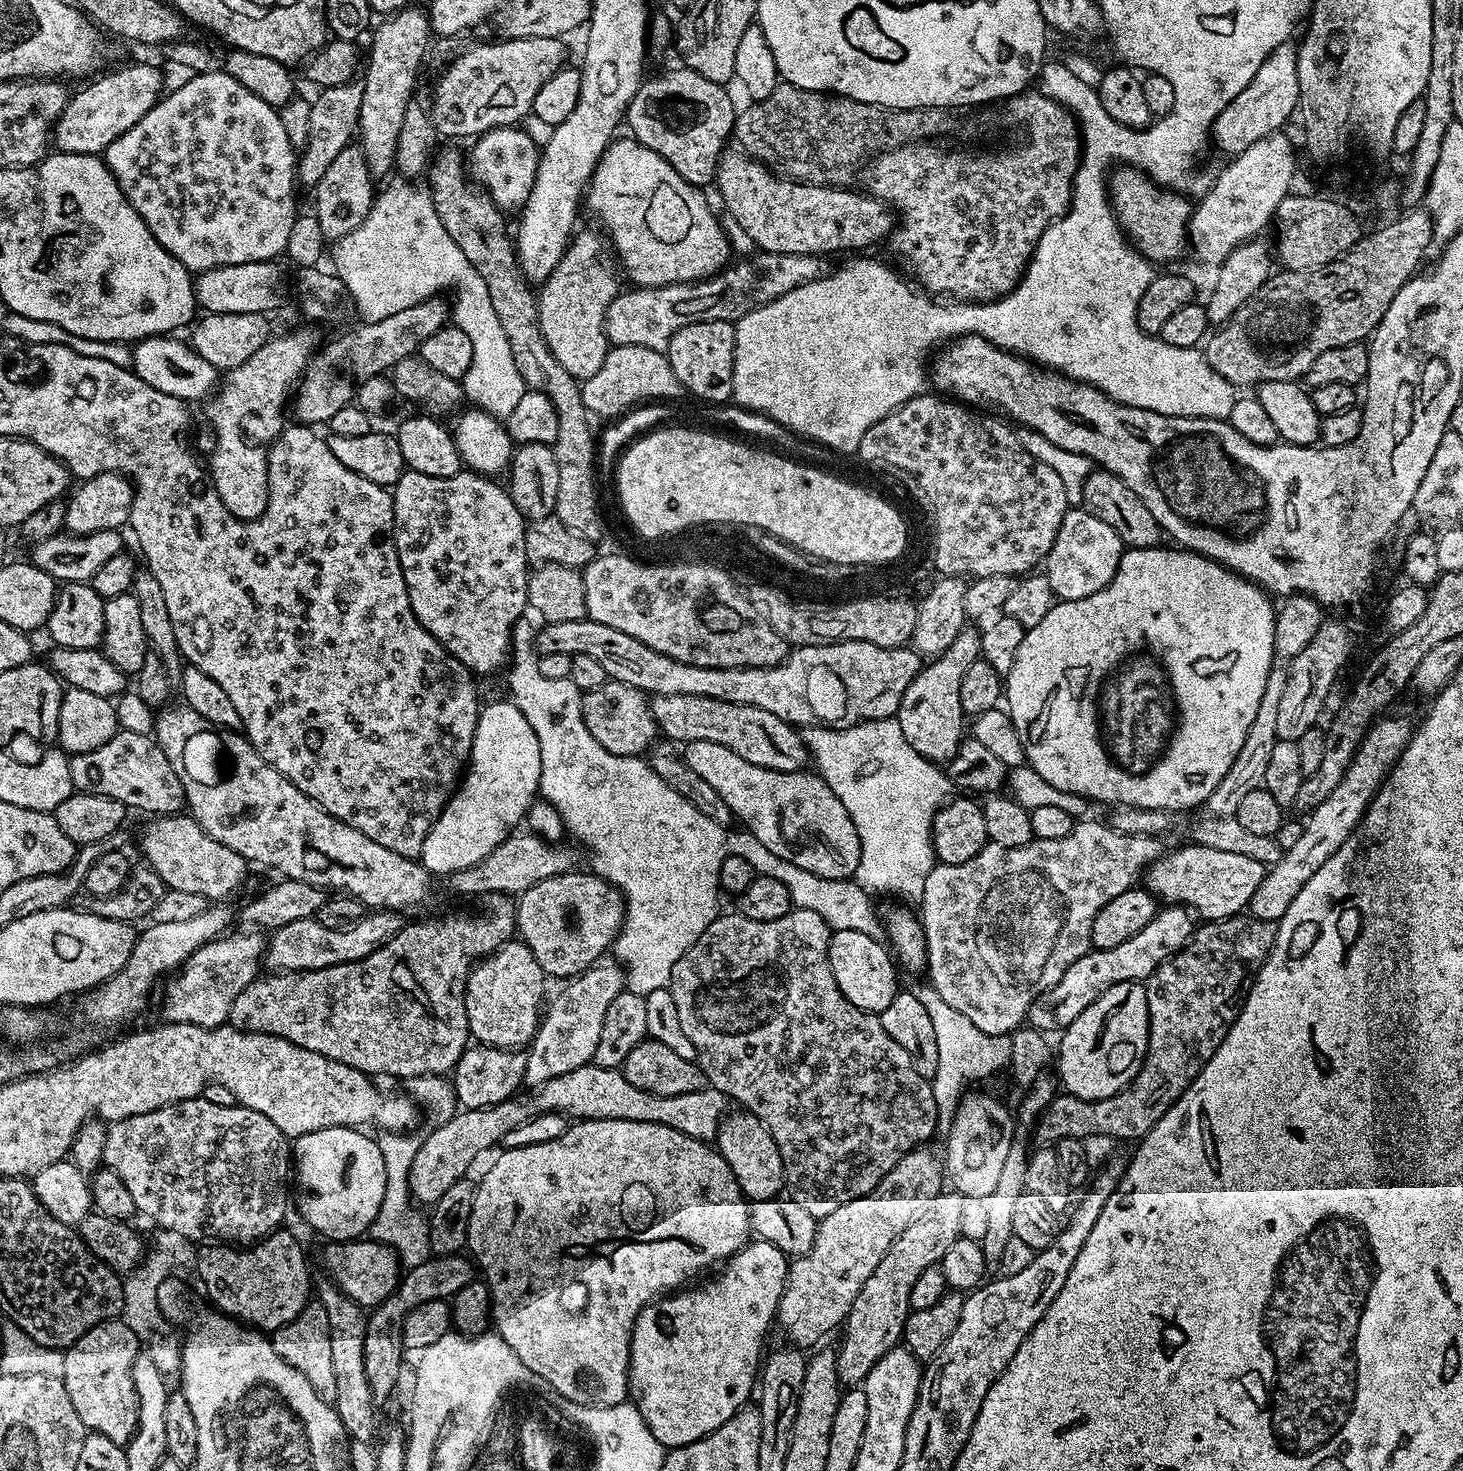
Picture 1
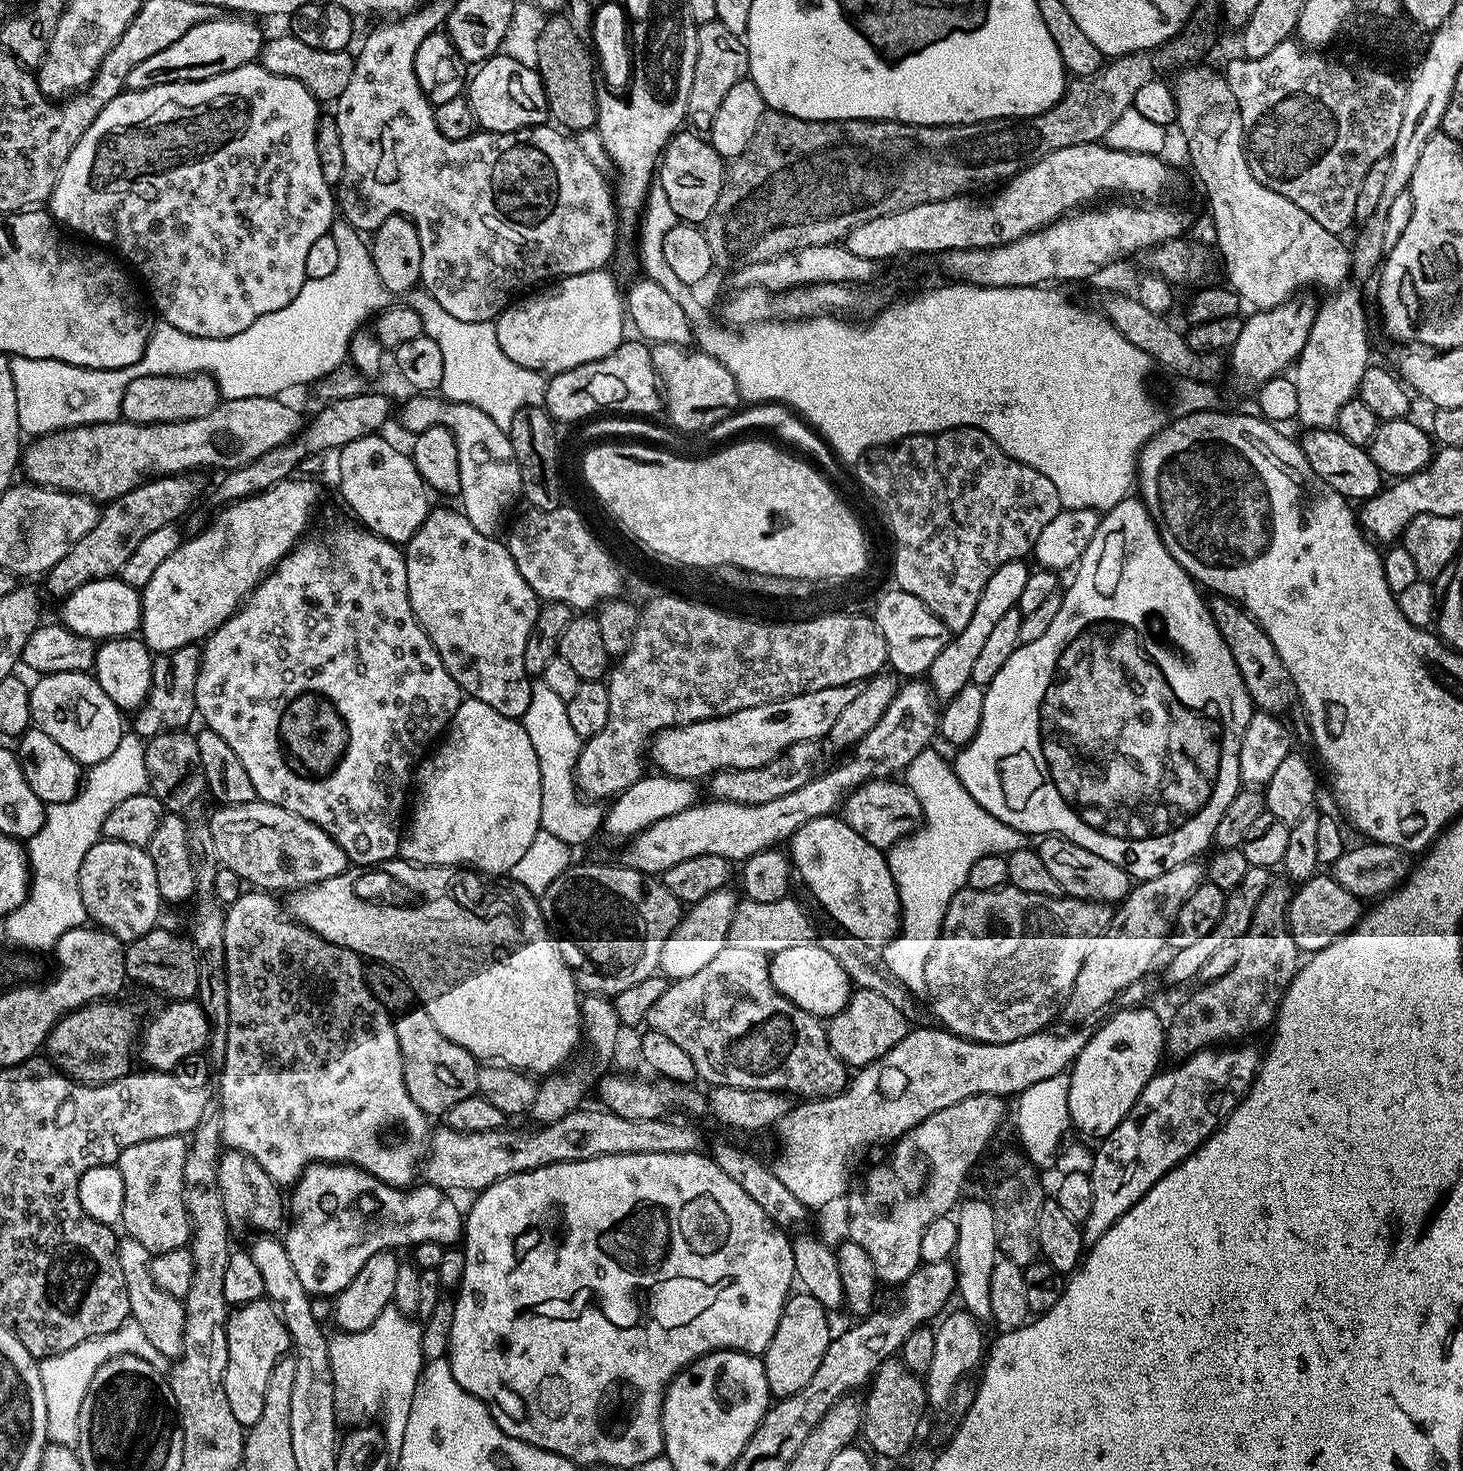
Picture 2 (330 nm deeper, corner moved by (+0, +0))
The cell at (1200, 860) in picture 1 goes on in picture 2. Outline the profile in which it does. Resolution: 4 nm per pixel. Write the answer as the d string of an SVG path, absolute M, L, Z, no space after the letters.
M1315 874L1303 881L1293 891L1292 898L1288 902L1288 929L1299 943L1301 953L1311 954L1330 946L1330 942L1334 942L1334 938L1346 934L1351 928L1355 928L1361 915L1362 901L1359 896L1350 894L1350 890L1346 890L1346 886L1338 886L1338 882L1330 874L1324 874L1324 876Z

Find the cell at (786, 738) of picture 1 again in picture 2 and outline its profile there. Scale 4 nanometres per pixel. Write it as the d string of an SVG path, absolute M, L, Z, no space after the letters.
M896 778L868 780L858 786L846 797L842 805L842 819L854 830L854 834L862 834L870 846L887 850L905 836L911 836L921 827L920 803L909 790L907 783L900 784Z

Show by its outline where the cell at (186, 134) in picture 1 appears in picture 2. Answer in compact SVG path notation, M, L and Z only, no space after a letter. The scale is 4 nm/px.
M259 62L238 66L238 70L230 70L226 74L218 74L214 78L206 78L205 80L187 80L186 82L174 82L162 86L150 86L146 90L138 90L137 92L125 90L110 102L106 102L102 114L98 114L98 118L94 118L94 122L88 127L86 134L82 134L78 146L74 146L74 150L70 150L70 158L66 158L66 162L58 174L58 182L52 191L50 215L57 225L63 226L65 229L67 229L66 227L73 228L74 231L81 232L82 235L89 236L92 240L97 240L100 243L97 245L107 246L109 249L117 248L121 252L119 255L125 261L128 259L140 271L141 278L148 283L148 288L152 291L152 300L156 303L157 310L160 311L159 319L163 323L178 326L178 330L198 338L230 338L234 334L242 334L242 330L246 330L246 326L254 326L254 322L258 322L258 318L262 318L266 314L274 314L274 310L282 310L282 306L289 304L298 294L298 290L302 290L305 280L308 279L306 258L309 255L310 246L322 235L330 232L333 219L337 215L338 205L334 199L333 185L328 184L326 178L322 178L322 166L318 163L316 131L322 115L320 108L321 105L310 94L310 90L306 90L306 86L302 82L295 81L294 78L279 77L278 74L264 69Z

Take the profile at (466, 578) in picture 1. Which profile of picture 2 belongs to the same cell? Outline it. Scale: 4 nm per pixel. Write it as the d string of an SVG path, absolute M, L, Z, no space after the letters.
M433 507L426 522L418 526L414 538L403 545L402 551L410 606L434 650L438 650L450 678L458 682L465 697L486 702L490 710L498 710L498 714L506 718L520 720L526 714L526 706L530 706L533 686L526 674L522 654L526 654L526 642L534 630L542 604L530 582L518 574L518 566L514 566L514 558L510 558L507 543L494 536L478 534L463 511Z

